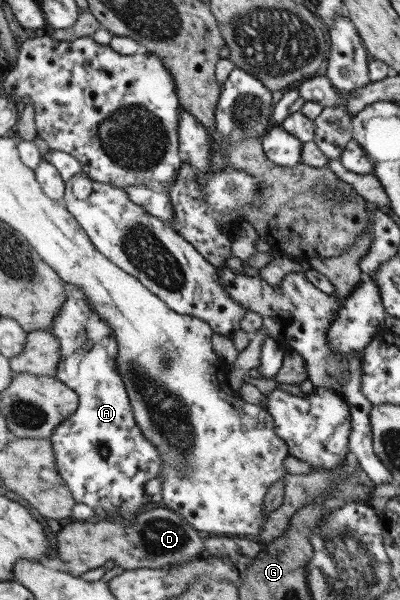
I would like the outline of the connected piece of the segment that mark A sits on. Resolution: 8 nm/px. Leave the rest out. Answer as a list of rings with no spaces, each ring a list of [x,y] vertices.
[[[64,283],[64,294],[66,298],[47,331],[55,337],[59,345],[59,363],[55,370],[55,378],[65,387],[75,391],[78,402],[76,410],[57,425],[49,437],[53,465],[71,492],[75,503],[85,503],[95,510],[94,516],[89,520],[111,520],[130,526],[132,519],[138,516],[139,512],[151,506],[150,496],[145,494],[143,484],[148,479],[158,477],[162,459],[157,456],[153,444],[143,437],[142,431],[139,431],[133,419],[123,380],[117,372],[117,344],[109,326],[99,318],[99,314],[89,308],[89,303],[78,287]]]

